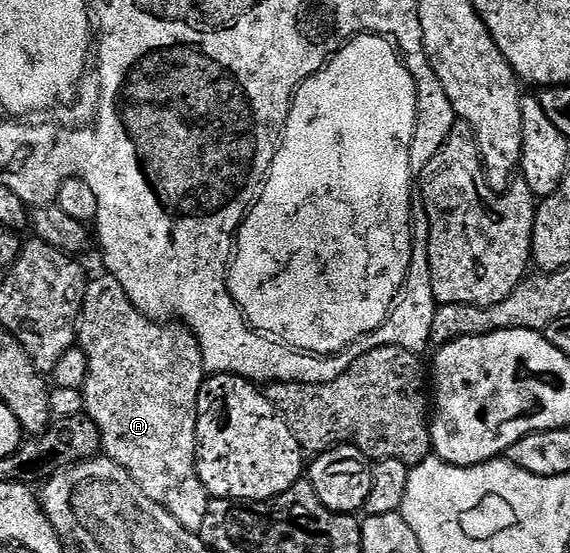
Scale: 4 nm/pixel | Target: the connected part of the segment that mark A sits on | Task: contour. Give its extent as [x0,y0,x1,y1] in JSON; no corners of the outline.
[77,275,209,531]

